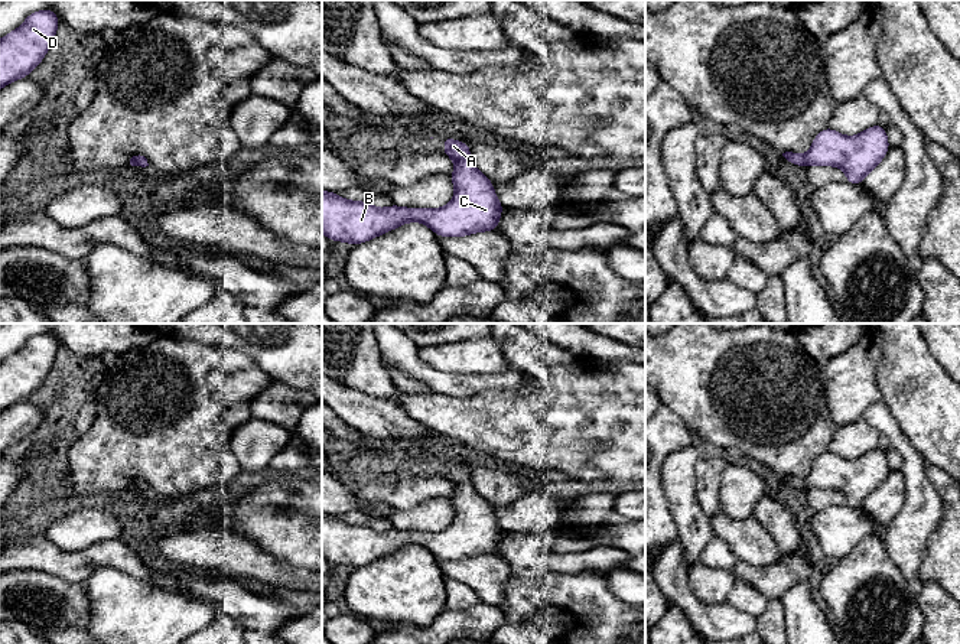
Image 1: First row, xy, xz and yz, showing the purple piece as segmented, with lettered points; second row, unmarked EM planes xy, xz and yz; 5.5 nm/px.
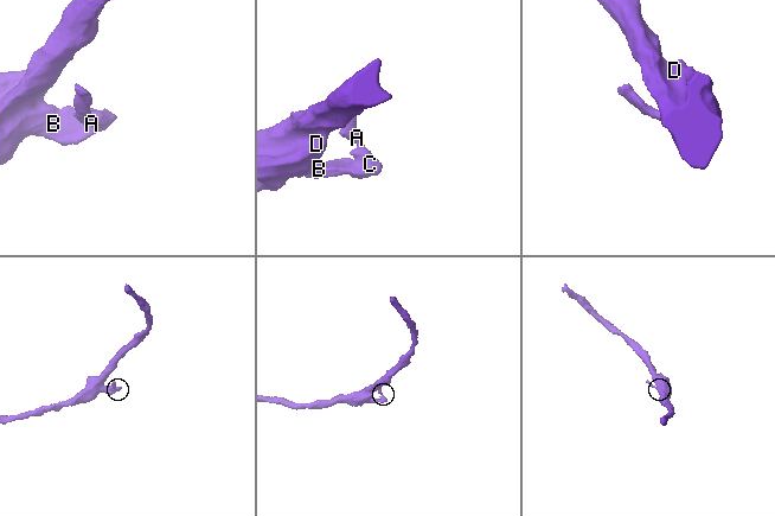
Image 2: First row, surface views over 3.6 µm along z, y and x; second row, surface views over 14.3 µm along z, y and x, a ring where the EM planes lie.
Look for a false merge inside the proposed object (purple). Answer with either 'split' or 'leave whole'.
leave whole

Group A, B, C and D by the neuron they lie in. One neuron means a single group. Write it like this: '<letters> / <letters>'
A B C D

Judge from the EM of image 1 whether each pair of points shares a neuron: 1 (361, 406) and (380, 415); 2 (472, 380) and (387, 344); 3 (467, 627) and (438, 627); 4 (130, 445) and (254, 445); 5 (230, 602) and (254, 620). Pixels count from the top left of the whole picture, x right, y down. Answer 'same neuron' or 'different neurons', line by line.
1: same neuron
2: same neuron
3: same neuron
4: different neurons
5: same neuron

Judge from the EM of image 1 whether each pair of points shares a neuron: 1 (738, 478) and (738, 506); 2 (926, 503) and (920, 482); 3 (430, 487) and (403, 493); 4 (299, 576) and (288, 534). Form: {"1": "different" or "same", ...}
{"1": "same", "2": "same", "3": "same", "4": "different"}

